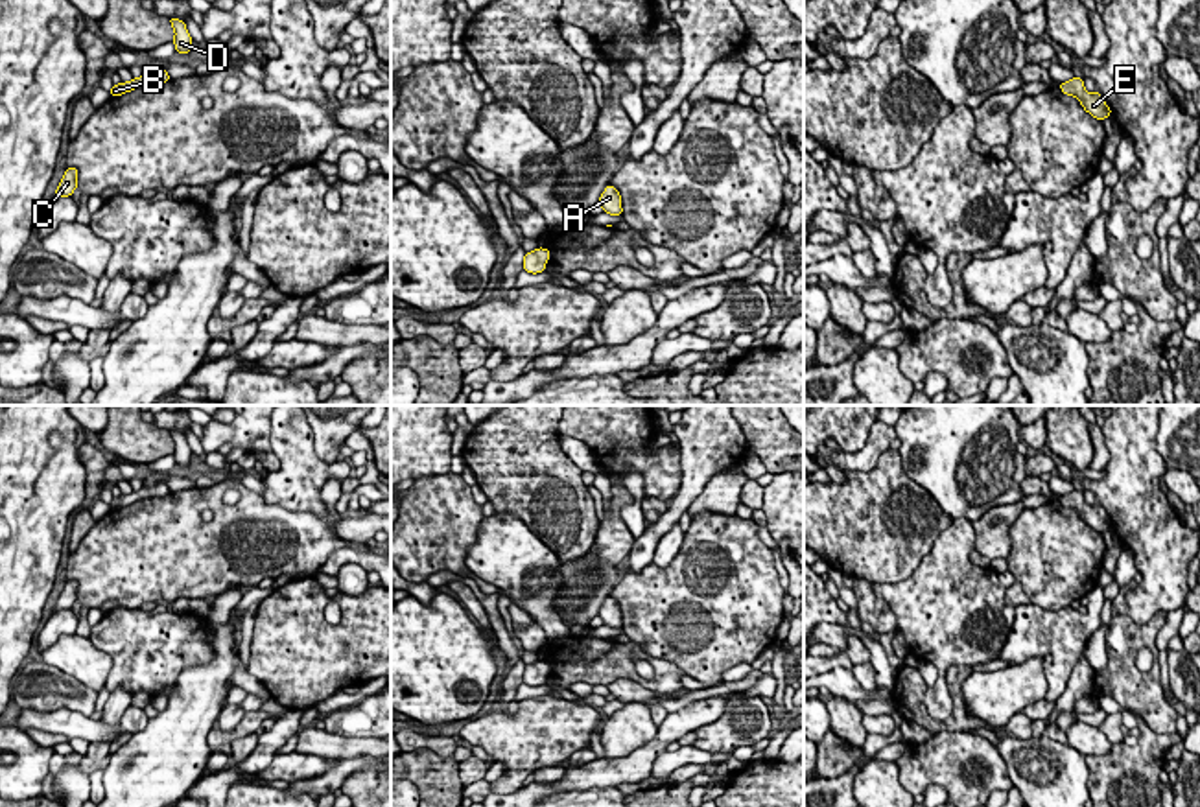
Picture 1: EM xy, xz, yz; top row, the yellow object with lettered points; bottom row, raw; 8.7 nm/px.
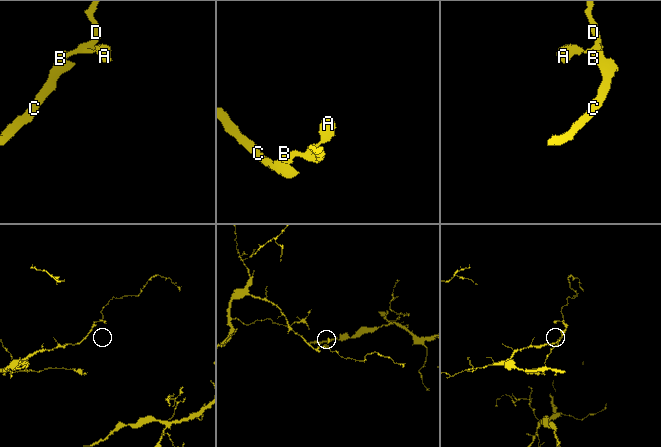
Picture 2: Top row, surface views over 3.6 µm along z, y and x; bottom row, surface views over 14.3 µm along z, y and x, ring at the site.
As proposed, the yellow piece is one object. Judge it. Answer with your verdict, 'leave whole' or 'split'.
leave whole

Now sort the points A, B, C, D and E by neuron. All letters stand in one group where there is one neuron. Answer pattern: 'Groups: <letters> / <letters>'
Groups: A B C D E

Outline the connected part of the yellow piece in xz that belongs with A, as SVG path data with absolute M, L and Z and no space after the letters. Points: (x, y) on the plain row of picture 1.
M612 597L606 599L605 604L601 606L599 617L603 619L603 625L606 625L610 628L621 628L623 626L621 608Z

